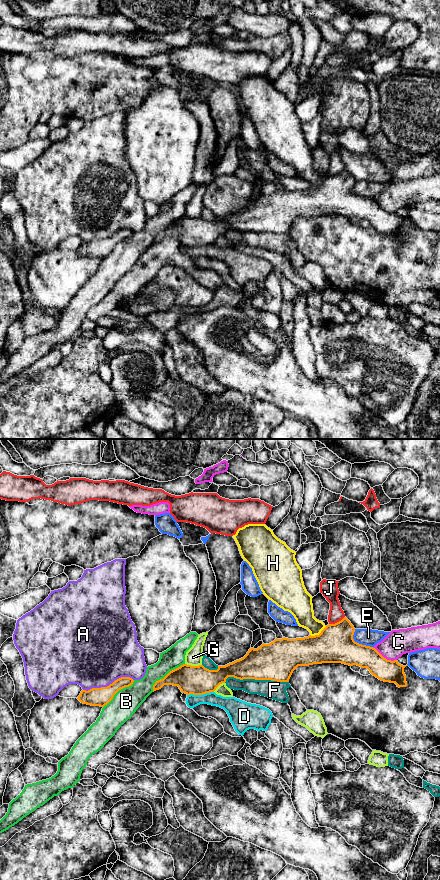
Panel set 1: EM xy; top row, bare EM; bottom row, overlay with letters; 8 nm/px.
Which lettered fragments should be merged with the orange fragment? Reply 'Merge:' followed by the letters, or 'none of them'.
Merge: none of them

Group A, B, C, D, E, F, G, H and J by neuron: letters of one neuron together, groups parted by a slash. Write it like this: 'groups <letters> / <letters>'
groups A / B / C / D / E / F / G / H / J

